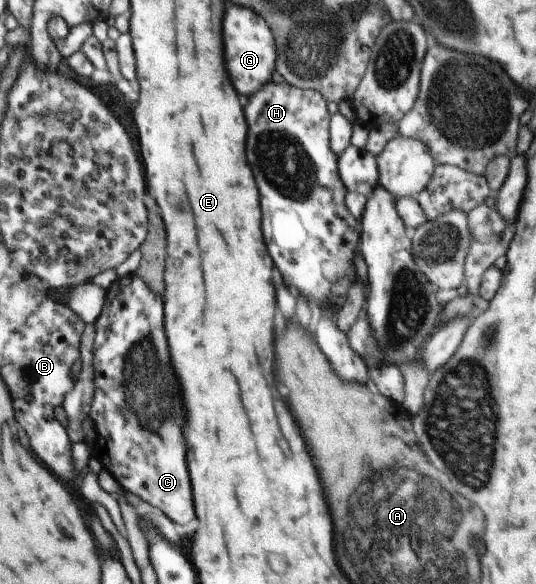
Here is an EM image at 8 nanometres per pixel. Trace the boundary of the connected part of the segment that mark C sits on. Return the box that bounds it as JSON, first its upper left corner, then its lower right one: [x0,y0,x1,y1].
[89,274,196,526]

